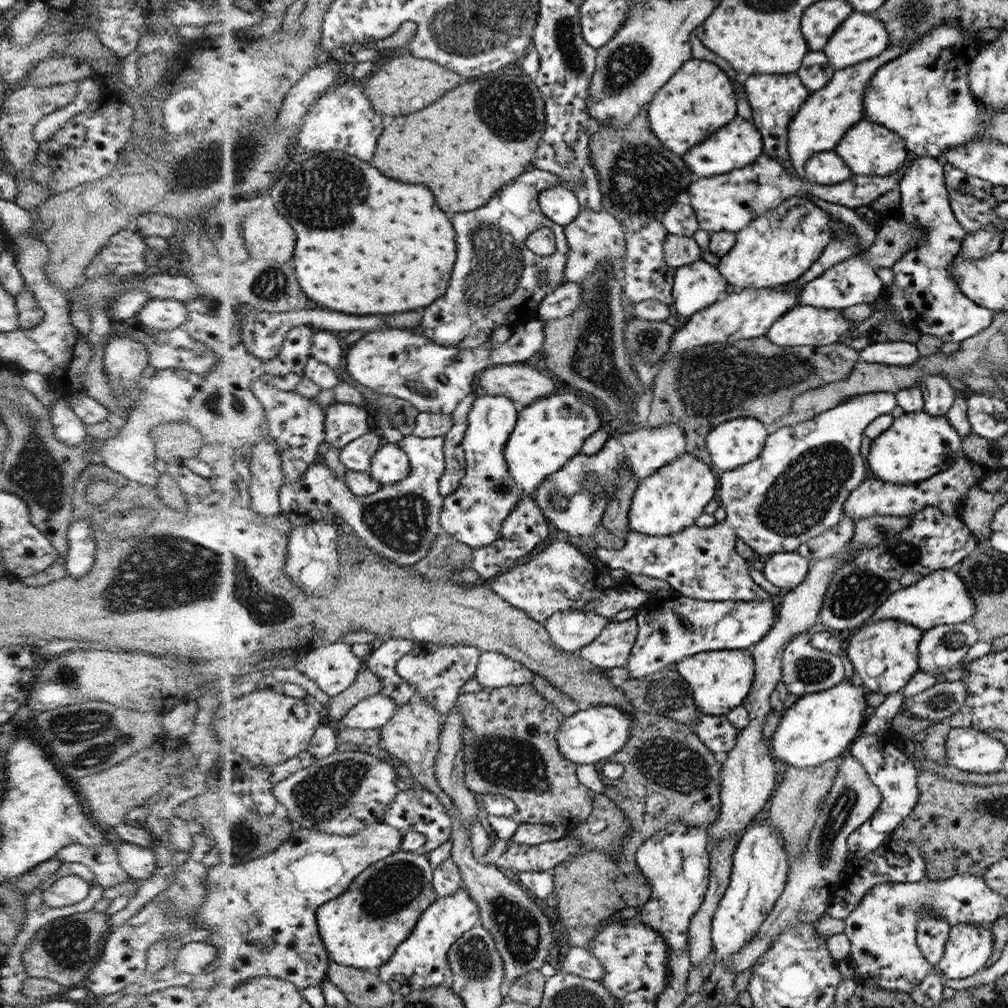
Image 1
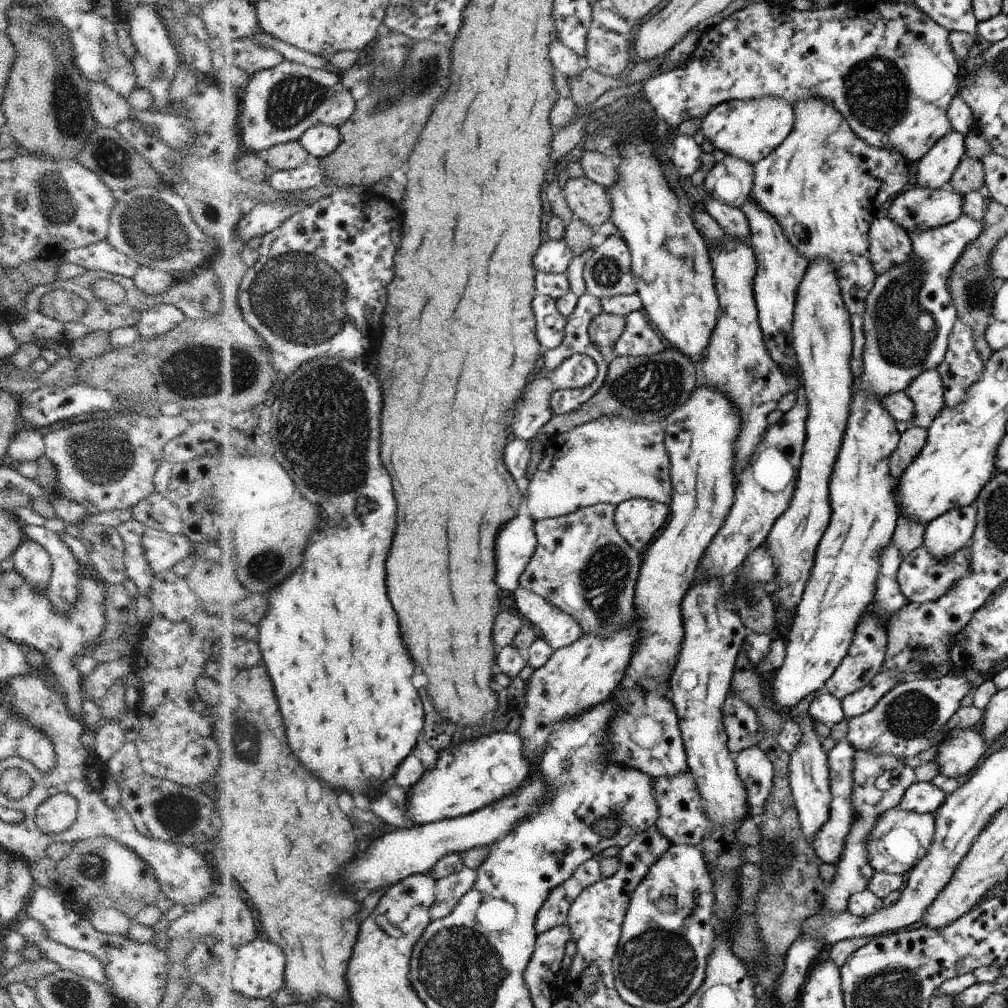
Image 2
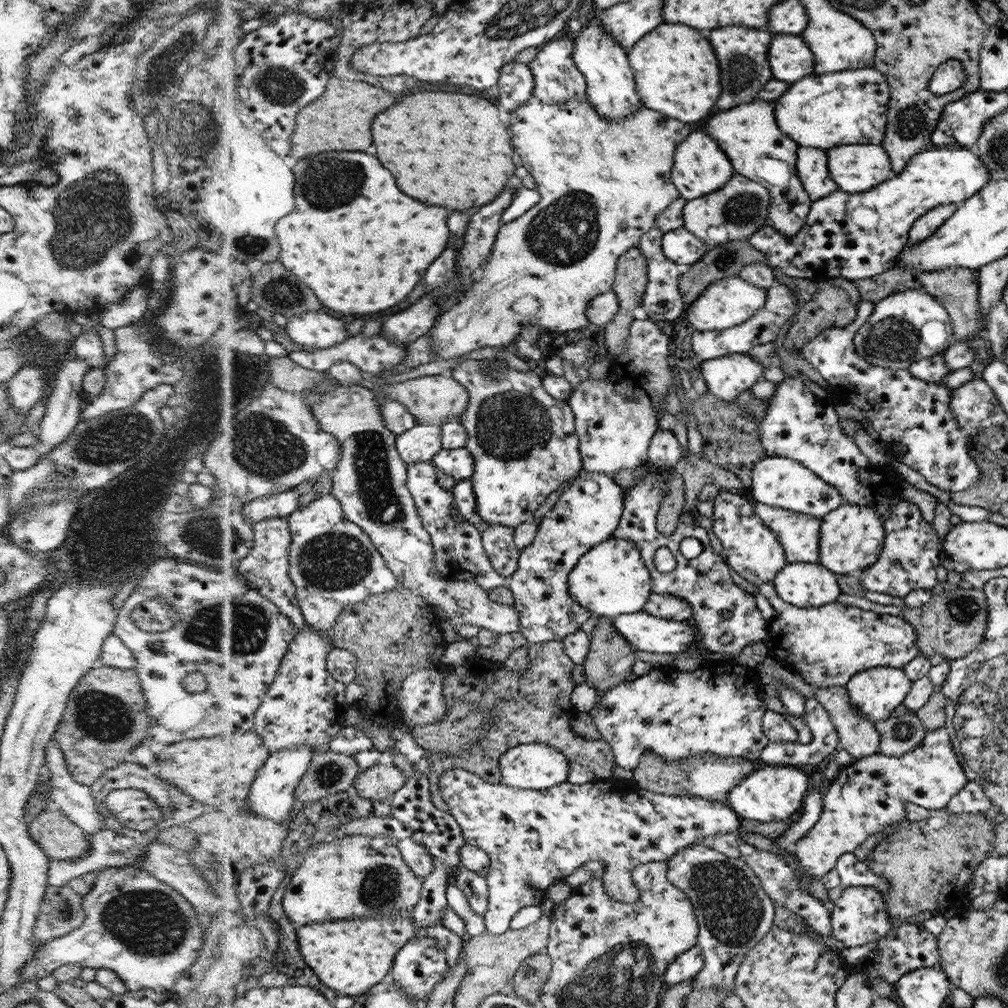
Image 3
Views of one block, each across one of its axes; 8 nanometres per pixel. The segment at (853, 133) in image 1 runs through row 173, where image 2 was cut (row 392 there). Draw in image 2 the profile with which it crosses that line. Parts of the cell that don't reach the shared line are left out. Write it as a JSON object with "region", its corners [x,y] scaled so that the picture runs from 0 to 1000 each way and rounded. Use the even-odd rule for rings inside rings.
{"region":[[[955,211],[945,221],[902,230],[907,248],[903,260],[885,264],[881,270],[875,270],[870,274],[866,288],[859,294],[858,364],[855,365],[853,375],[848,375],[846,379],[849,387],[845,387],[842,423],[839,424],[838,437],[830,452],[827,474],[823,476],[823,492],[827,494],[825,518],[811,543],[810,558],[803,571],[802,581],[799,582],[794,599],[790,601],[790,610],[785,614],[784,627],[780,632],[780,653],[776,661],[768,667],[761,687],[764,697],[775,707],[779,708],[800,690],[817,684],[835,654],[842,649],[843,639],[846,638],[854,617],[853,613],[856,613],[859,603],[867,595],[867,585],[875,562],[873,550],[875,544],[886,538],[890,516],[893,514],[890,497],[887,496],[889,476],[882,464],[882,456],[893,442],[894,430],[889,427],[888,415],[877,405],[875,395],[898,388],[915,369],[934,363],[935,357],[940,351],[941,332],[950,316],[945,293],[941,288],[942,272],[954,250],[974,232],[974,228],[976,218],[966,218]]]}

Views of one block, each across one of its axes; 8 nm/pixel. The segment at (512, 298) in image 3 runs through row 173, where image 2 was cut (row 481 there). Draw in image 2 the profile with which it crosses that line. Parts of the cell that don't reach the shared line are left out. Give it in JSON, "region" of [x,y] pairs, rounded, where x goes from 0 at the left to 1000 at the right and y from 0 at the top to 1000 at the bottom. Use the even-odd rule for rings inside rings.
{"region":[[[596,413],[560,430],[548,430],[539,438],[540,452],[522,485],[521,509],[531,517],[554,514],[591,499],[613,502],[620,496],[636,494],[657,500],[668,496],[667,457],[660,443],[659,417],[627,419],[617,413]]]}

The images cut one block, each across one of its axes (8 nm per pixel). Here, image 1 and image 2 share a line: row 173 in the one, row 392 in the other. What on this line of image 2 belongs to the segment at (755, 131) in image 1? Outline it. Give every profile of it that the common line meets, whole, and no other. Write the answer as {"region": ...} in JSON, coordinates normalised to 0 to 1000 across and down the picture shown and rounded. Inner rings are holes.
{"region":[[[692,383],[669,409],[669,413],[663,412],[660,416],[660,443],[664,447],[664,454],[667,457],[667,479],[668,496],[665,504],[668,505],[665,520],[658,524],[657,532],[645,540],[641,546],[641,560],[637,560],[637,575],[633,575],[633,593],[631,593],[632,622],[635,625],[635,637],[629,645],[624,663],[621,663],[621,670],[613,679],[611,688],[611,700],[609,700],[609,712],[603,718],[603,732],[609,732],[609,746],[613,746],[613,754],[619,756],[619,762],[629,762],[637,768],[646,771],[673,770],[683,764],[683,757],[680,745],[680,736],[676,728],[675,712],[669,696],[665,690],[661,692],[663,683],[663,671],[671,659],[671,651],[675,647],[675,639],[679,633],[677,613],[675,613],[675,597],[685,581],[685,575],[688,573],[688,567],[692,563],[692,556],[698,550],[698,546],[707,538],[711,528],[719,522],[719,516],[726,506],[730,494],[730,476],[728,474],[728,442],[734,431],[734,409],[724,399],[724,395],[714,389],[712,385],[704,383]]]}

